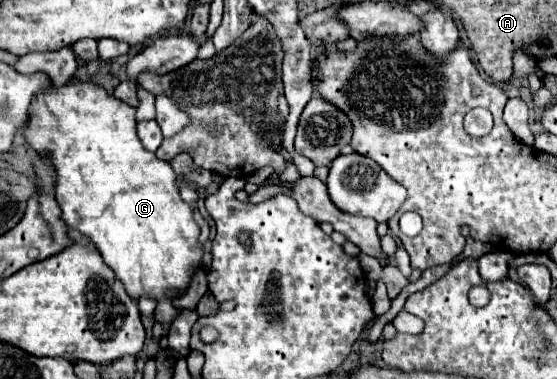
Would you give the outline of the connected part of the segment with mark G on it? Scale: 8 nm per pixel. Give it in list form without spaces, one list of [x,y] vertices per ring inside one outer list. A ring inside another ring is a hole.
[[[70,79],[66,81],[62,87],[54,87],[48,89],[48,93],[38,93],[34,99],[32,99],[32,109],[28,109],[28,121],[26,121],[26,129],[24,129],[24,139],[26,143],[42,157],[46,157],[46,153],[50,155],[50,163],[56,171],[56,201],[62,209],[62,219],[66,221],[68,227],[72,229],[78,229],[80,233],[84,233],[86,237],[90,237],[104,263],[108,263],[108,267],[116,273],[116,277],[124,283],[126,291],[130,297],[134,299],[140,299],[142,295],[152,295],[156,301],[164,299],[168,291],[178,291],[178,293],[184,293],[190,285],[190,277],[194,275],[194,265],[200,263],[202,259],[202,247],[198,243],[198,237],[200,237],[200,227],[196,225],[194,221],[194,211],[188,203],[182,201],[180,197],[180,191],[178,191],[178,185],[176,185],[176,173],[174,169],[170,167],[170,163],[158,159],[154,153],[146,151],[144,145],[140,143],[138,135],[136,135],[136,109],[122,103],[120,99],[116,99],[114,95],[106,93],[104,87],[100,85],[94,85],[94,83],[82,83],[82,81],[76,81],[76,79]]]

